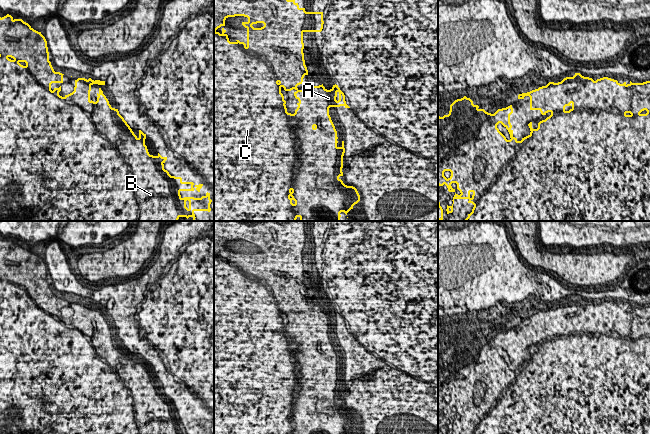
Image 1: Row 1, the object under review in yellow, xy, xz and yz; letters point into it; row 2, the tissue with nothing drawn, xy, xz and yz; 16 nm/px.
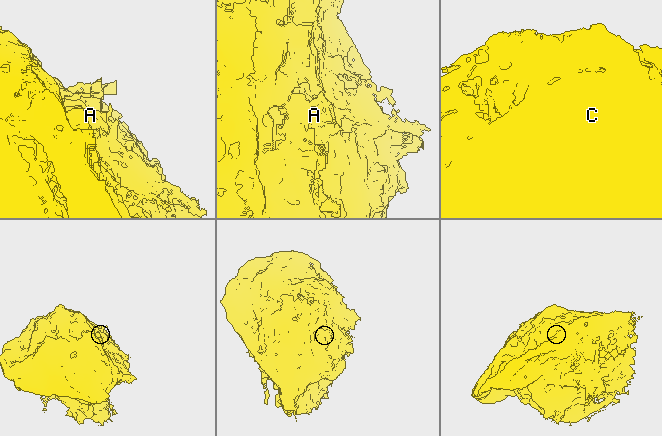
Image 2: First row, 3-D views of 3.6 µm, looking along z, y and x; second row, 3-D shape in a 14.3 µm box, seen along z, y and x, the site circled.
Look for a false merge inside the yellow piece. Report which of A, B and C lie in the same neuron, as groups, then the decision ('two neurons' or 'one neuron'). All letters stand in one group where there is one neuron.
A B C; one neuron

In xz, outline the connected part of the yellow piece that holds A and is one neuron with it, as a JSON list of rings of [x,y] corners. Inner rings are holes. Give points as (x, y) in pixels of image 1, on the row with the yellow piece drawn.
[[[214,0],[214,221],[296,221],[299,217],[300,221],[340,221],[340,213],[344,212],[346,215],[347,213],[353,209],[353,206],[360,201],[360,195],[357,189],[353,186],[347,186],[343,183],[343,181],[339,178],[343,176],[342,168],[343,168],[343,156],[345,153],[344,148],[344,141],[342,141],[342,146],[337,146],[337,131],[335,126],[331,120],[329,115],[329,108],[330,107],[340,107],[344,106],[345,108],[350,108],[345,101],[345,95],[340,90],[338,85],[333,85],[330,90],[327,90],[323,84],[319,86],[311,86],[309,89],[302,89],[299,90],[297,88],[298,85],[303,84],[303,78],[305,75],[308,75],[308,70],[305,65],[304,60],[304,43],[303,43],[303,33],[304,32],[321,32],[323,29],[323,12],[306,12],[305,8],[300,8],[298,3],[295,0]],[[235,16],[244,16],[248,18],[247,22],[242,22],[242,25],[247,29],[247,43],[240,42],[236,40],[235,42],[230,42],[228,35],[225,33],[226,30],[222,28],[222,33],[220,34],[216,30],[221,26],[225,26],[225,20],[228,17],[235,17]],[[281,88],[284,88],[285,91],[291,91],[295,89],[294,92],[295,98],[299,101],[297,103],[298,107],[295,110],[294,114],[288,113],[286,108],[286,101],[284,100],[284,96],[281,93]]]

